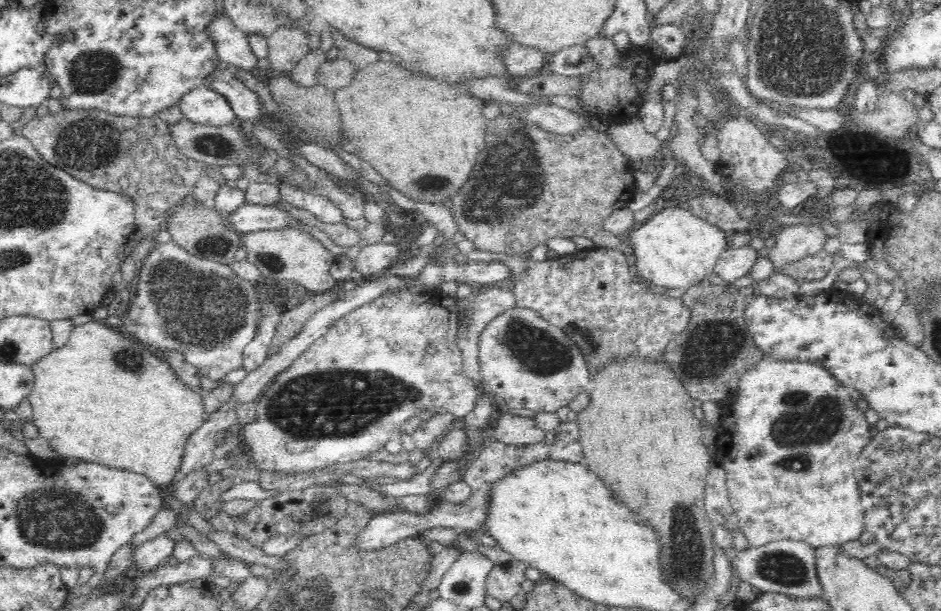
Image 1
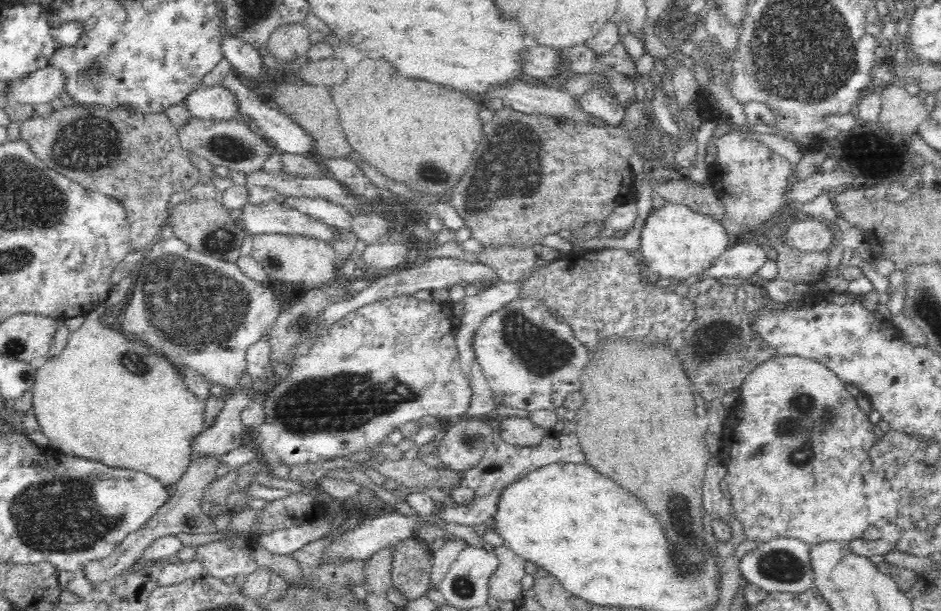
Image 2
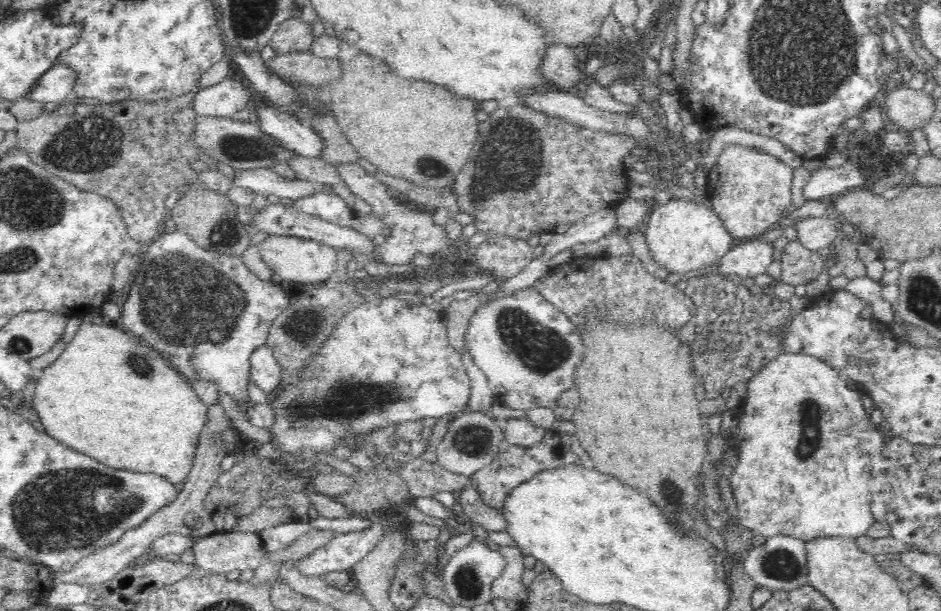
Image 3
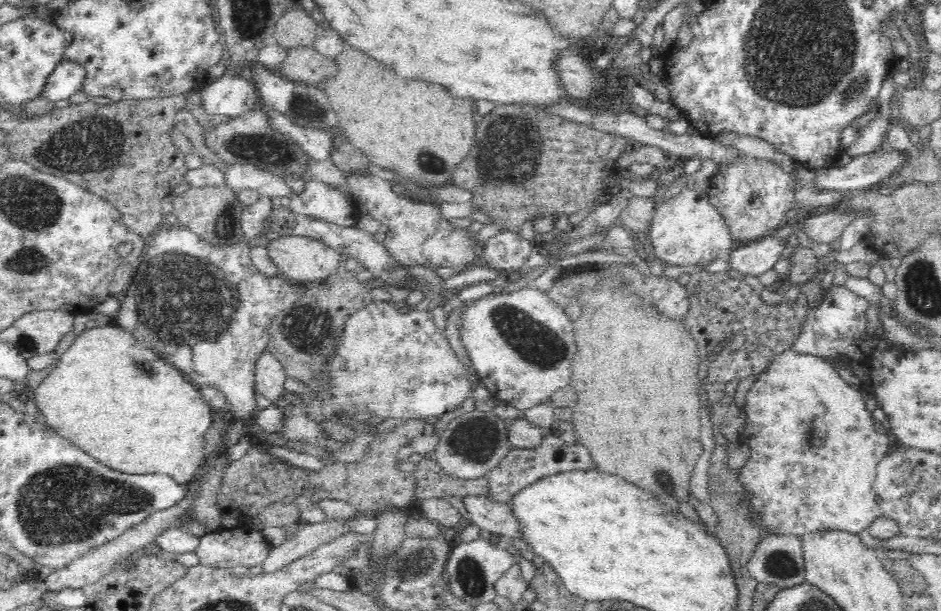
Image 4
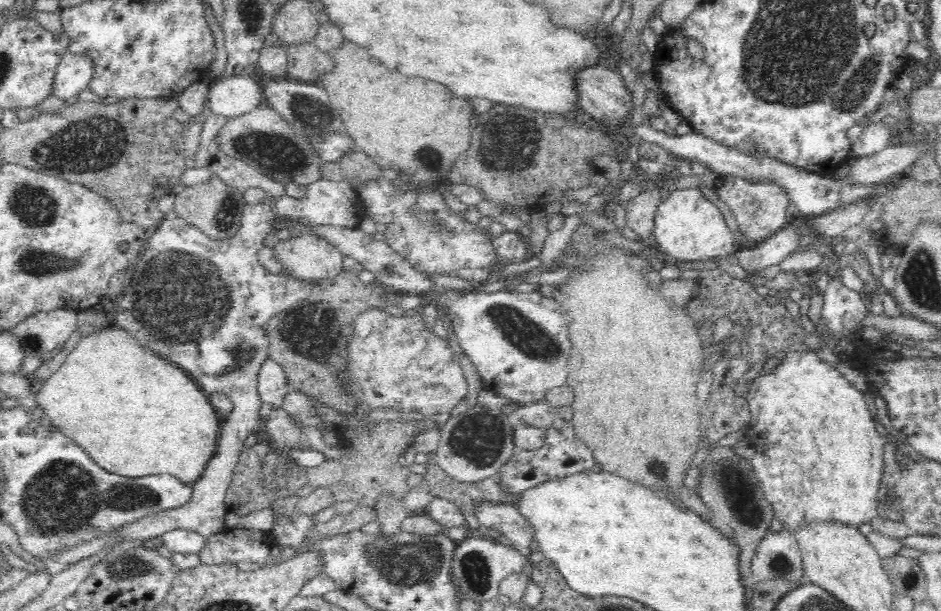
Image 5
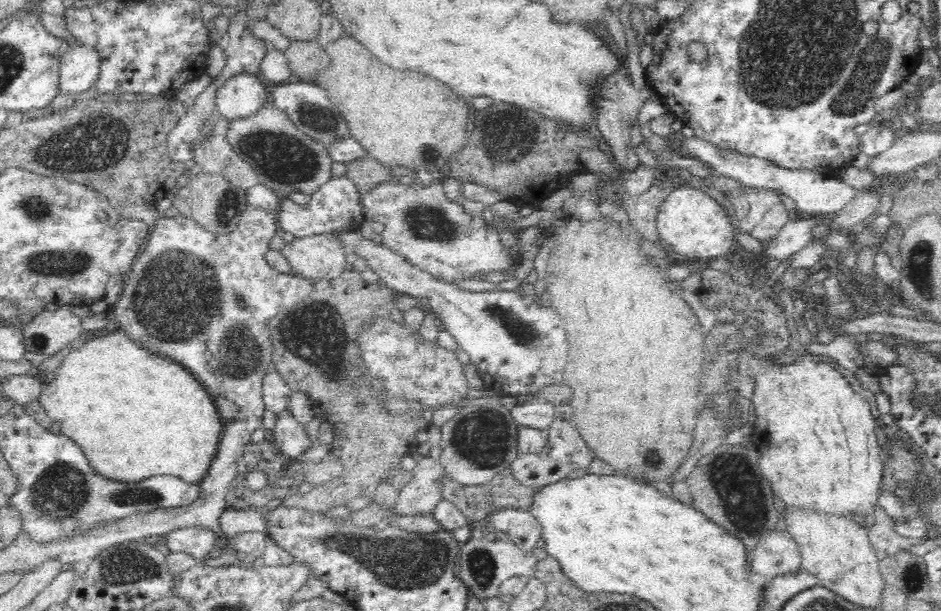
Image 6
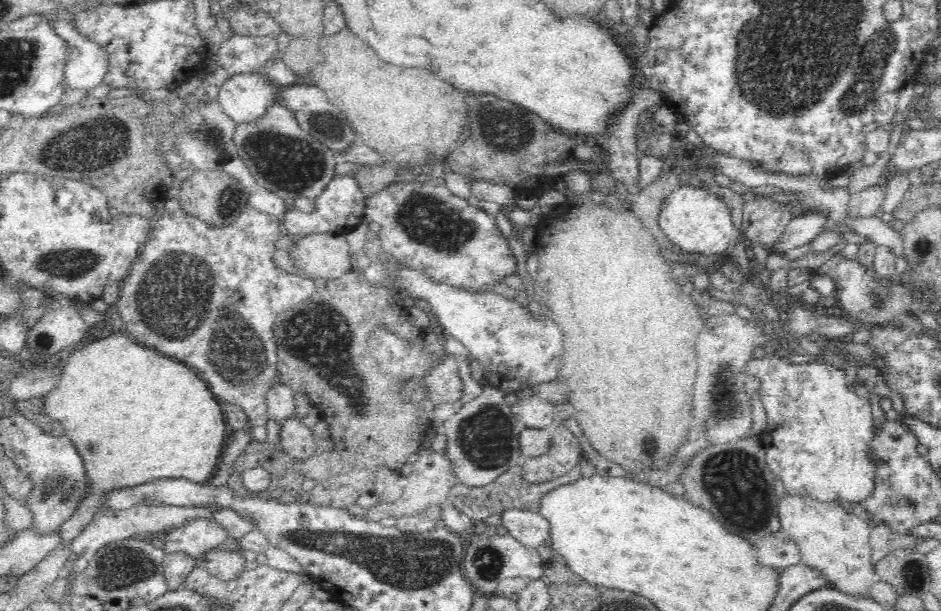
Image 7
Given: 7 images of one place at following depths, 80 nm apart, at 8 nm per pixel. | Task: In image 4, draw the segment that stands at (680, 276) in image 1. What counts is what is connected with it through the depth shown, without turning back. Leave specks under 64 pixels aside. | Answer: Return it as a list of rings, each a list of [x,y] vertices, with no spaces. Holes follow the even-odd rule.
[[[683,189],[667,200],[661,198],[655,207],[655,214],[648,233],[652,239],[656,257],[673,266],[706,266],[718,258],[729,258],[732,246],[734,246],[733,235],[725,218],[722,217],[718,208],[709,202],[706,193],[699,193],[696,190]]]

